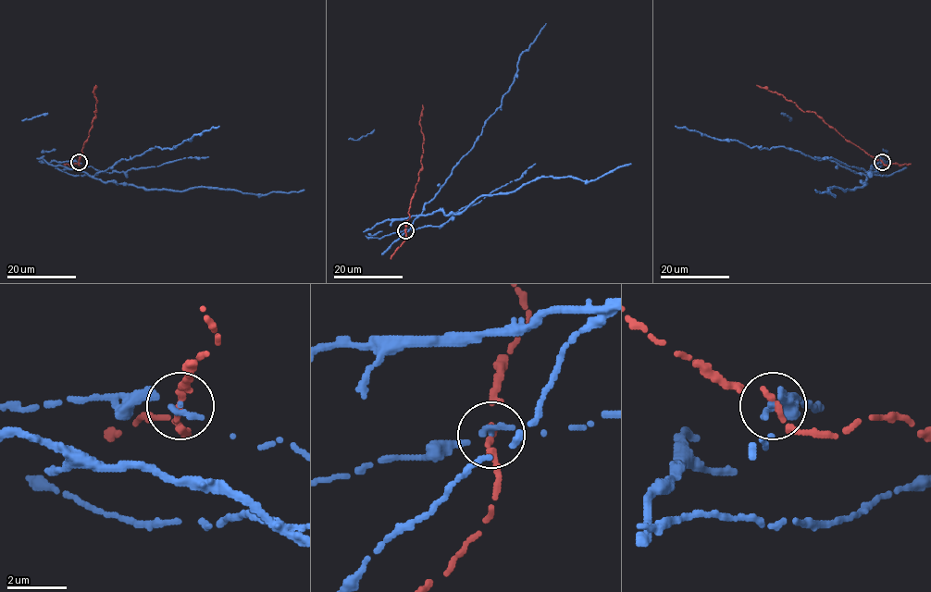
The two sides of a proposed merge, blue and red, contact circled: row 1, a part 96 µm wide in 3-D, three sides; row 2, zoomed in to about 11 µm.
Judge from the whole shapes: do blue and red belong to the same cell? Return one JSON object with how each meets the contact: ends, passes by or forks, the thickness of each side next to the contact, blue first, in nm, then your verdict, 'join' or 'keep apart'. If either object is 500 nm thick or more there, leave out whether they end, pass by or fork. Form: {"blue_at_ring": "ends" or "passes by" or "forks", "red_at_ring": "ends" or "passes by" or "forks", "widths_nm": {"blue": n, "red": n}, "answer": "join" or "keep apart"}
{"blue_at_ring": "ends", "red_at_ring": "passes by", "widths_nm": {"blue": 240, "red": 180}, "answer": "keep apart"}

